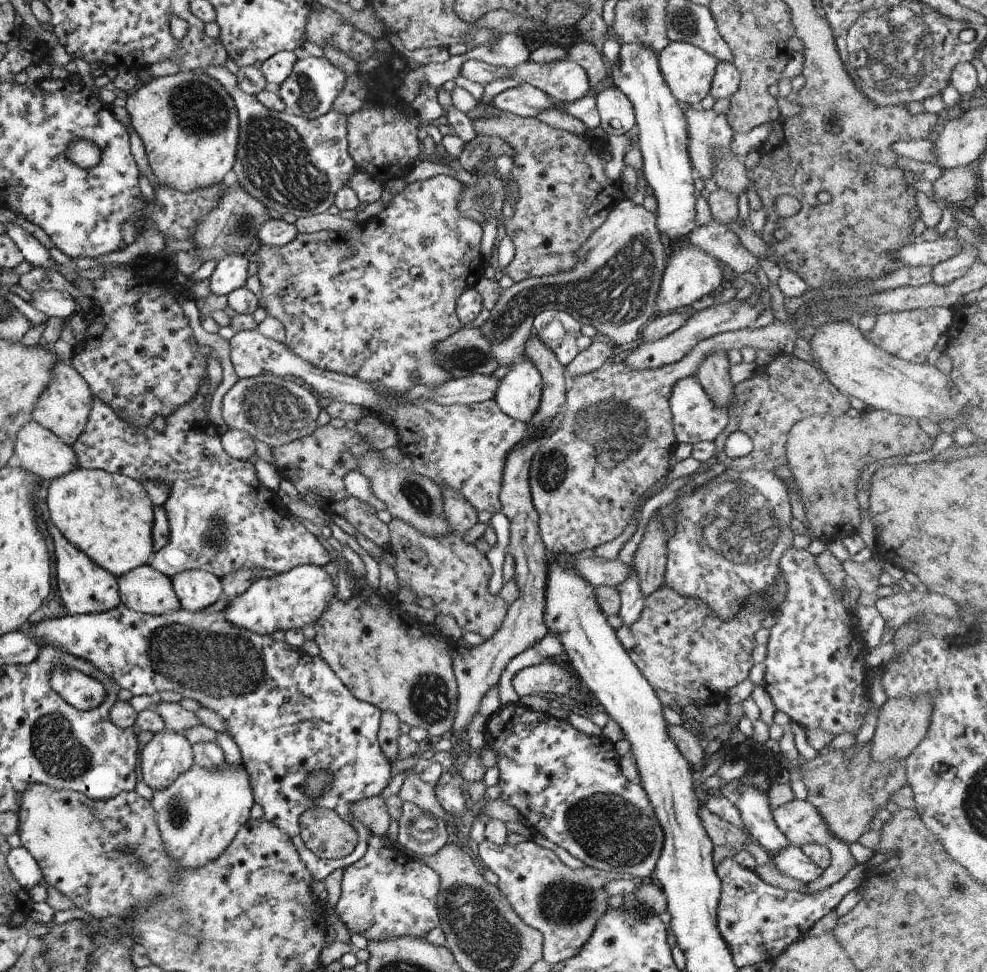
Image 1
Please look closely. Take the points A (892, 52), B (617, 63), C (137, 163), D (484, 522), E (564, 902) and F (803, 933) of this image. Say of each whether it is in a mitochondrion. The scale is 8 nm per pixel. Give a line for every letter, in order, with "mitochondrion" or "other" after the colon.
A: mitochondrion
B: other
C: other
D: other
E: mitochondrion
F: other

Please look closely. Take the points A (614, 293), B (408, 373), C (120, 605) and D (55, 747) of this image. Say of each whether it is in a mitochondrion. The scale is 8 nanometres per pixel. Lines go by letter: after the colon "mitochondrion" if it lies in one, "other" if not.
A: mitochondrion
B: mitochondrion
C: other
D: mitochondrion

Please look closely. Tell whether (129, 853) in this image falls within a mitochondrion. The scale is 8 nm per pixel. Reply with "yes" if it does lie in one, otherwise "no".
yes

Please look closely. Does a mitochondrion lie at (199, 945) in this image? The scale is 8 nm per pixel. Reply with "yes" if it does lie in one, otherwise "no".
yes

